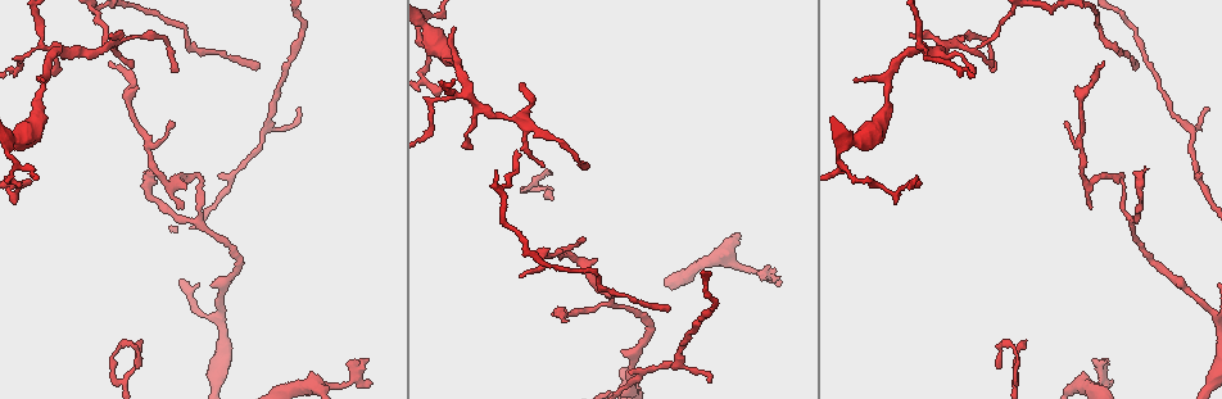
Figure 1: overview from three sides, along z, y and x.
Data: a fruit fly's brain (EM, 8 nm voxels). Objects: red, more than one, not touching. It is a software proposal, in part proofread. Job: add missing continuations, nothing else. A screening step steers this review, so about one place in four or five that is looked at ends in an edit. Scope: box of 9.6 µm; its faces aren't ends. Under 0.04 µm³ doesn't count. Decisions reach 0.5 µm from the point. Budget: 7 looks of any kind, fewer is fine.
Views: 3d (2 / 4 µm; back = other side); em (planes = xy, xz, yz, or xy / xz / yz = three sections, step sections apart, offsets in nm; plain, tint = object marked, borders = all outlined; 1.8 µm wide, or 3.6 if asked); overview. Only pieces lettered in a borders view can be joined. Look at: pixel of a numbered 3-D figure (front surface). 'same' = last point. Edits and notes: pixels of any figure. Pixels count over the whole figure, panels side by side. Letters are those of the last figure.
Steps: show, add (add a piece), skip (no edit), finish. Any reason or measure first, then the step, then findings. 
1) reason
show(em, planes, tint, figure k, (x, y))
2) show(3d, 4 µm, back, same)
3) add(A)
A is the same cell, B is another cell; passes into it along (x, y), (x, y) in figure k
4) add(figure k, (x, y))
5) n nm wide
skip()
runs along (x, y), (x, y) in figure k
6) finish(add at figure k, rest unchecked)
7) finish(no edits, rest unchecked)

an open end
show(3d, 4 µm, figure 1, (777, 279))

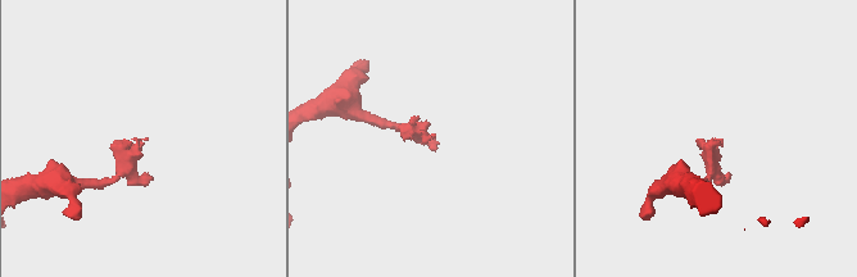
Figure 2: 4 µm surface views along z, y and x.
now the EM
show(em, xy, step 16, borders, figure 2, (433, 139))

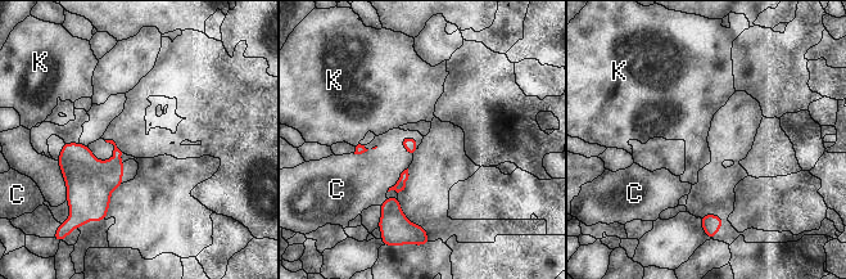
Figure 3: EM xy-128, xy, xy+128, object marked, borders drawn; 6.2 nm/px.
skip()
C and K are other cells; border along (401, 136), (399, 142), (412, 157) in figure 3; no lettered piece goes on from it

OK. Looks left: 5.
thin end
show(3d, 2 µm, figure 1, (1087, 206))

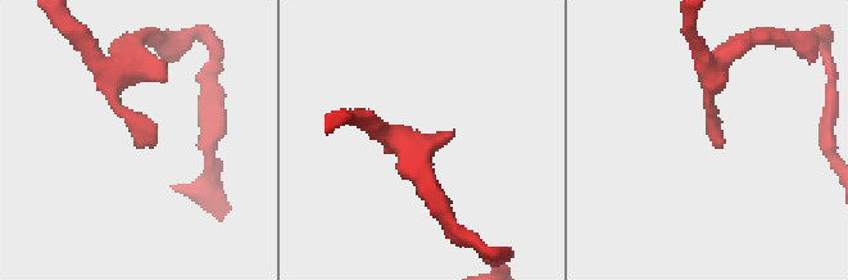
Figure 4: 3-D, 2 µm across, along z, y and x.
show(em, xy, step 4, tint, figure 4, (716, 146))

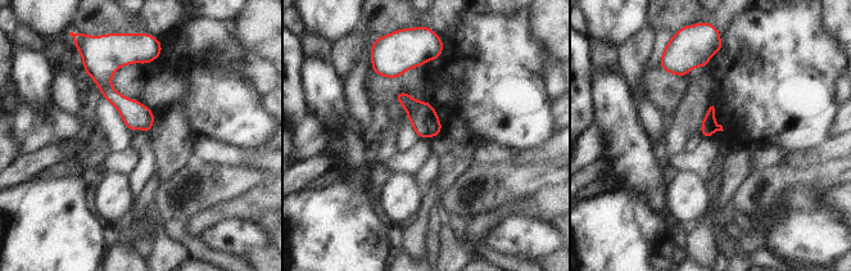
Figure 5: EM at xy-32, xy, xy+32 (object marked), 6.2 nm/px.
cut it another way
show(em, planes, borders, same)

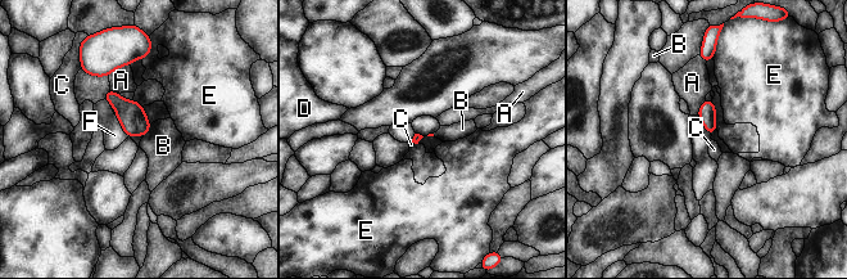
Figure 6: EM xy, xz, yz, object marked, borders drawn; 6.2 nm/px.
skip()
A, B, C, D, E and F are other cells; border along (80, 64), (81, 68) in figure 6; no lettered piece goes on from it

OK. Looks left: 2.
finish(no edits, rest unchecked)

